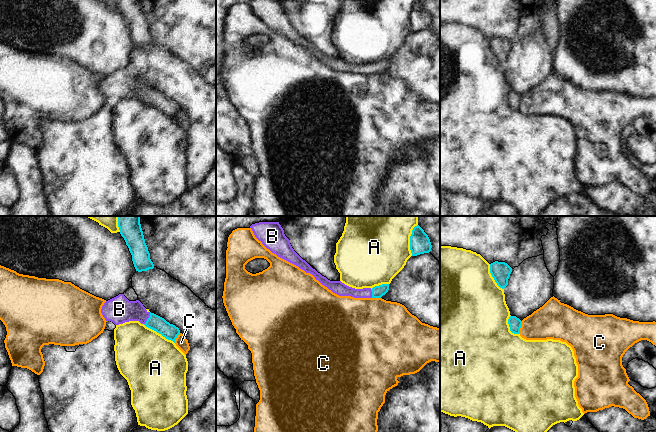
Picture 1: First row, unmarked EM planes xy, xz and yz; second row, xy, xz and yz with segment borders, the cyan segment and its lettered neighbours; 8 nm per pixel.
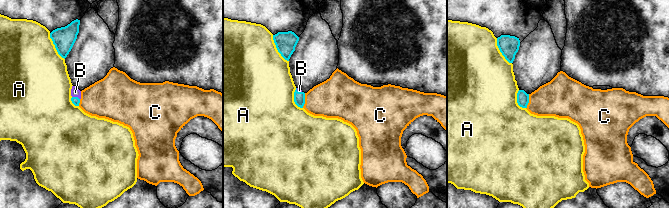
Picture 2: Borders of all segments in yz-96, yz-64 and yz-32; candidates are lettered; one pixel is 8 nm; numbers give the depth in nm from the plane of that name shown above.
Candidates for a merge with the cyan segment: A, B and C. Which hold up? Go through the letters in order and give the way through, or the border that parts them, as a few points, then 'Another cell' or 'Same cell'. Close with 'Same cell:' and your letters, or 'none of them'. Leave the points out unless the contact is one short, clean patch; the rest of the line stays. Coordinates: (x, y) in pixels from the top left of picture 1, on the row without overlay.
A: Another cell
B: Path across: xy (160, 101), (148, 94), (135, 87), (119, 85). Same cell
C: Boundary: yz (522, 97), (518, 109). Another cell
Same cell: B.

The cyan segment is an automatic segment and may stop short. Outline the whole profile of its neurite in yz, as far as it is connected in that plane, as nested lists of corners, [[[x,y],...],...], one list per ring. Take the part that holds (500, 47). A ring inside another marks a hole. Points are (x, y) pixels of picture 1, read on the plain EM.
[[[495,37],[490,40],[490,49],[497,61],[504,65],[508,61],[508,55],[512,44],[505,38]]]

